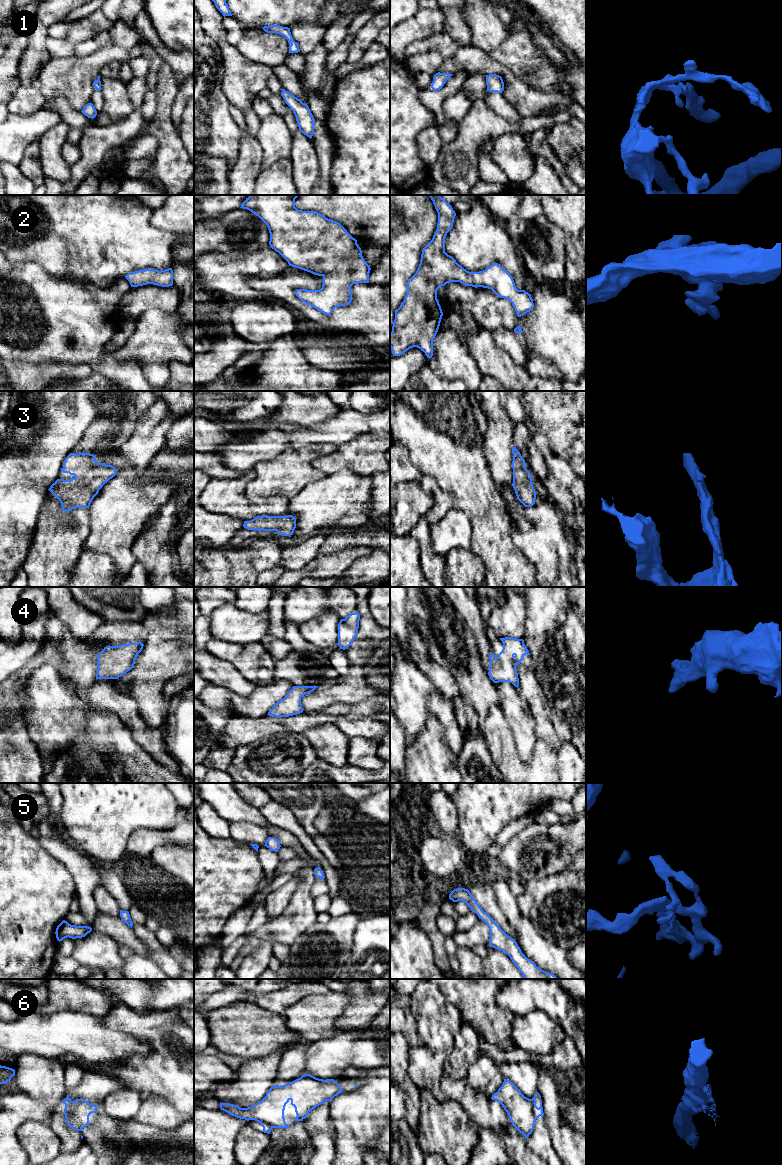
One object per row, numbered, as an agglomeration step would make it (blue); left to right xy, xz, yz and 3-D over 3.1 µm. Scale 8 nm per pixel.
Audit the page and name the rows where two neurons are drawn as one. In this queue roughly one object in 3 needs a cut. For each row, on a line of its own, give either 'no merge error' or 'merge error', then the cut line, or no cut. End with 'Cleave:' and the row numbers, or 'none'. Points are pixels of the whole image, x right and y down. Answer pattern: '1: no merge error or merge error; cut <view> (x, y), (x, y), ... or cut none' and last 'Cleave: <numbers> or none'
1: no merge error; cut none
2: no merge error; cut none
3: no merge error; cut none
4: no merge error; cut none
5: no merge error; cut none
6: merge error; cut yz (531, 1099), (535, 1119)
Cleave: 6

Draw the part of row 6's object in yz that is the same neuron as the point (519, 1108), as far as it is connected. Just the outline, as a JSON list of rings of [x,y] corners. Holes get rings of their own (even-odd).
[[[508,1079],[491,1097],[498,1101],[507,1112],[512,1125],[524,1136],[530,1135],[536,1122],[532,1099],[525,1097]]]

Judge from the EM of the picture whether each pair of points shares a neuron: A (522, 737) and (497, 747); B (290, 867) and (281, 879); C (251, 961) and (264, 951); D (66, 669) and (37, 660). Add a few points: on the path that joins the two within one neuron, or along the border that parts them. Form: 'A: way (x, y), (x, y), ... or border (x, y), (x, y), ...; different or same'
A: border (505, 718), (512, 733), (518, 757), (523, 762); different
B: border (274, 872), (276, 874), (291, 873), (293, 875); different
C: way (254, 961), (261, 954); same
D: way (59, 662), (56, 659), (44, 659); same

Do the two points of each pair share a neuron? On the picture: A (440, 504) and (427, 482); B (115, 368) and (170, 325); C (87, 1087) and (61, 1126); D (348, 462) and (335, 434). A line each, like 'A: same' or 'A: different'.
A: same
B: different
C: same
D: different

